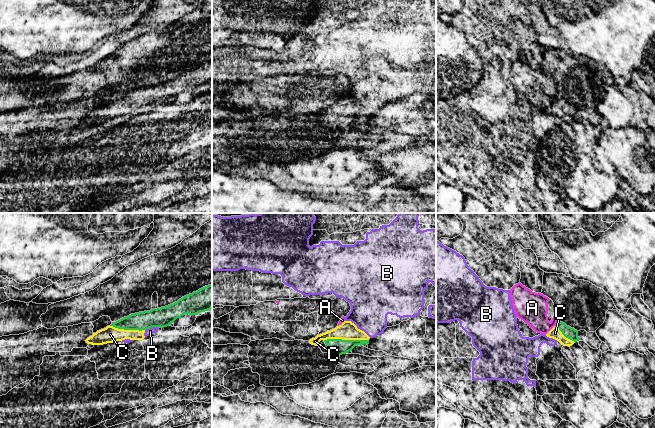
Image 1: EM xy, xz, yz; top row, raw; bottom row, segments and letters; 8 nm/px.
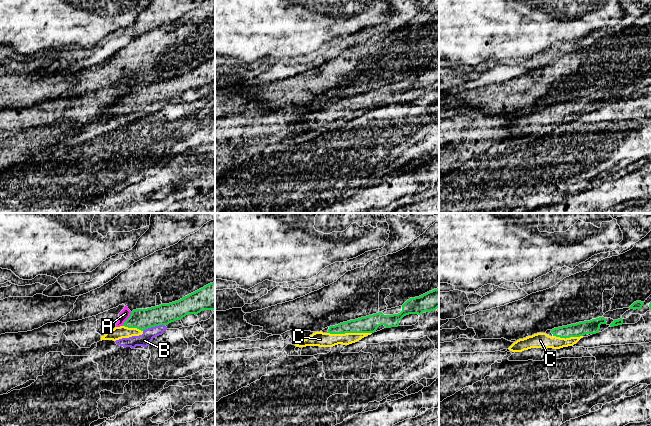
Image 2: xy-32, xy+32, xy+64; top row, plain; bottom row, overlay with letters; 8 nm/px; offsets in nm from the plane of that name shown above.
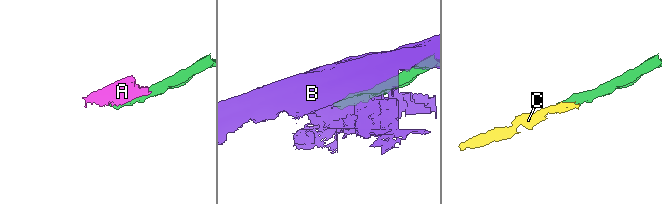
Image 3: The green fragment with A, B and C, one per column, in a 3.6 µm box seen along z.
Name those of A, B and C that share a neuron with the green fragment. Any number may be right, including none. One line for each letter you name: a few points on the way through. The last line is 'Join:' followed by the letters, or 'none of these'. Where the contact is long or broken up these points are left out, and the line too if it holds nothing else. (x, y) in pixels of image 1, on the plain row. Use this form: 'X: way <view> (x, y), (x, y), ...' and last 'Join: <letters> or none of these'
C: way xz (340, 122), (345, 116), (347, 106)
Join: C

